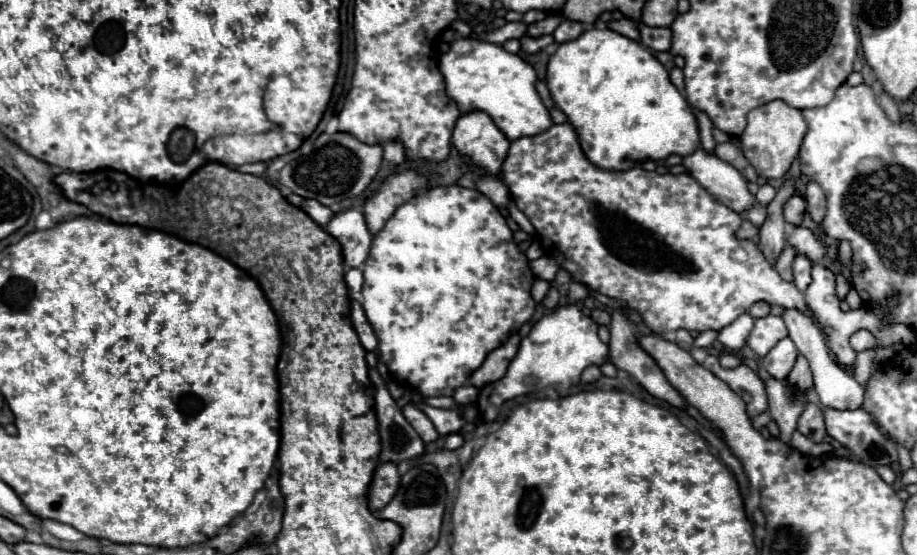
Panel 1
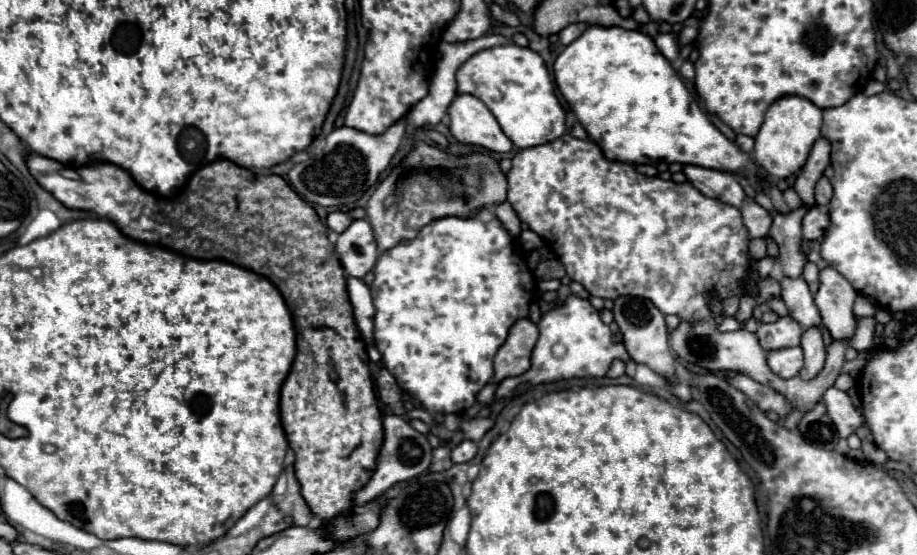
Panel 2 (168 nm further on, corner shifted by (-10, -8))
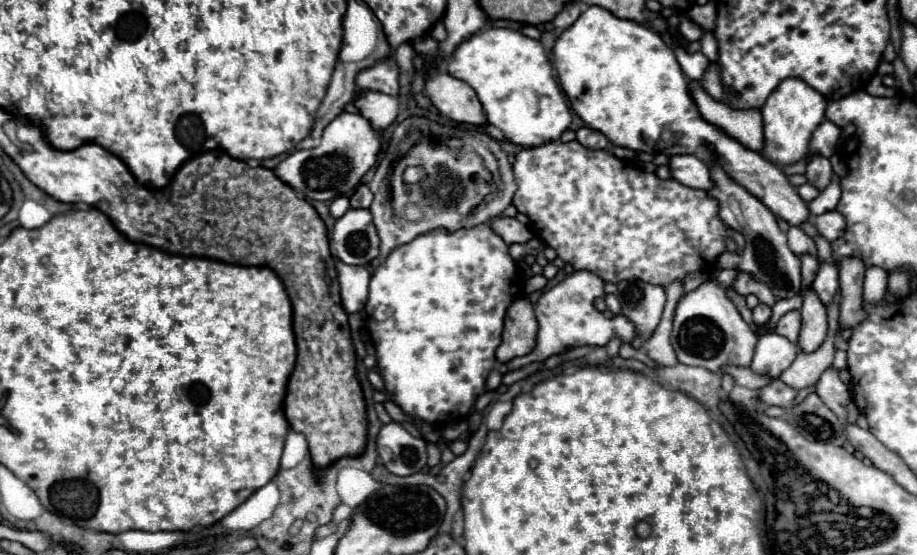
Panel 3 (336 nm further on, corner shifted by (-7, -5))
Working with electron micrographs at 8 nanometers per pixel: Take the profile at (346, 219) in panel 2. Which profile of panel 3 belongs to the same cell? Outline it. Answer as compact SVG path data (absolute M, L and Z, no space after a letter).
M359 185L359 189L351 195L351 207L353 209L369 209L371 205L371 199L373 199L373 193L369 191L367 185Z

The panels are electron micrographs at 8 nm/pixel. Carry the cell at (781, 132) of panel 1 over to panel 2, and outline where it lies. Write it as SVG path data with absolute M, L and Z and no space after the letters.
M782 96L766 112L752 158L770 178L788 178L804 166L814 142L820 138L820 126L822 110L816 104L802 96Z

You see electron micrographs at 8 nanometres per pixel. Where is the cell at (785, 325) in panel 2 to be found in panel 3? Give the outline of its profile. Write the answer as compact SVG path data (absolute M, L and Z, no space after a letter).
M789 311L789 313L785 313L771 331L777 333L777 335L783 335L783 337L787 337L789 341L795 343L797 337L799 337L799 331L801 331L801 313L799 313L799 311Z

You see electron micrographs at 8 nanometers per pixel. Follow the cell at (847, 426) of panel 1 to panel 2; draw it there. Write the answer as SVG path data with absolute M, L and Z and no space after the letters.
M830 386L830 388L824 392L822 402L826 404L828 416L830 416L832 422L836 424L836 430L838 430L840 438L848 438L848 436L854 434L856 428L864 422L862 414L854 408L850 394L838 390L836 386Z

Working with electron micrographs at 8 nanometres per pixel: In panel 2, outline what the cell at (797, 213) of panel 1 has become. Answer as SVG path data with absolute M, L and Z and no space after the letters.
M814 206L802 220L802 236L806 240L818 240L824 236L828 226L830 226L830 216Z

